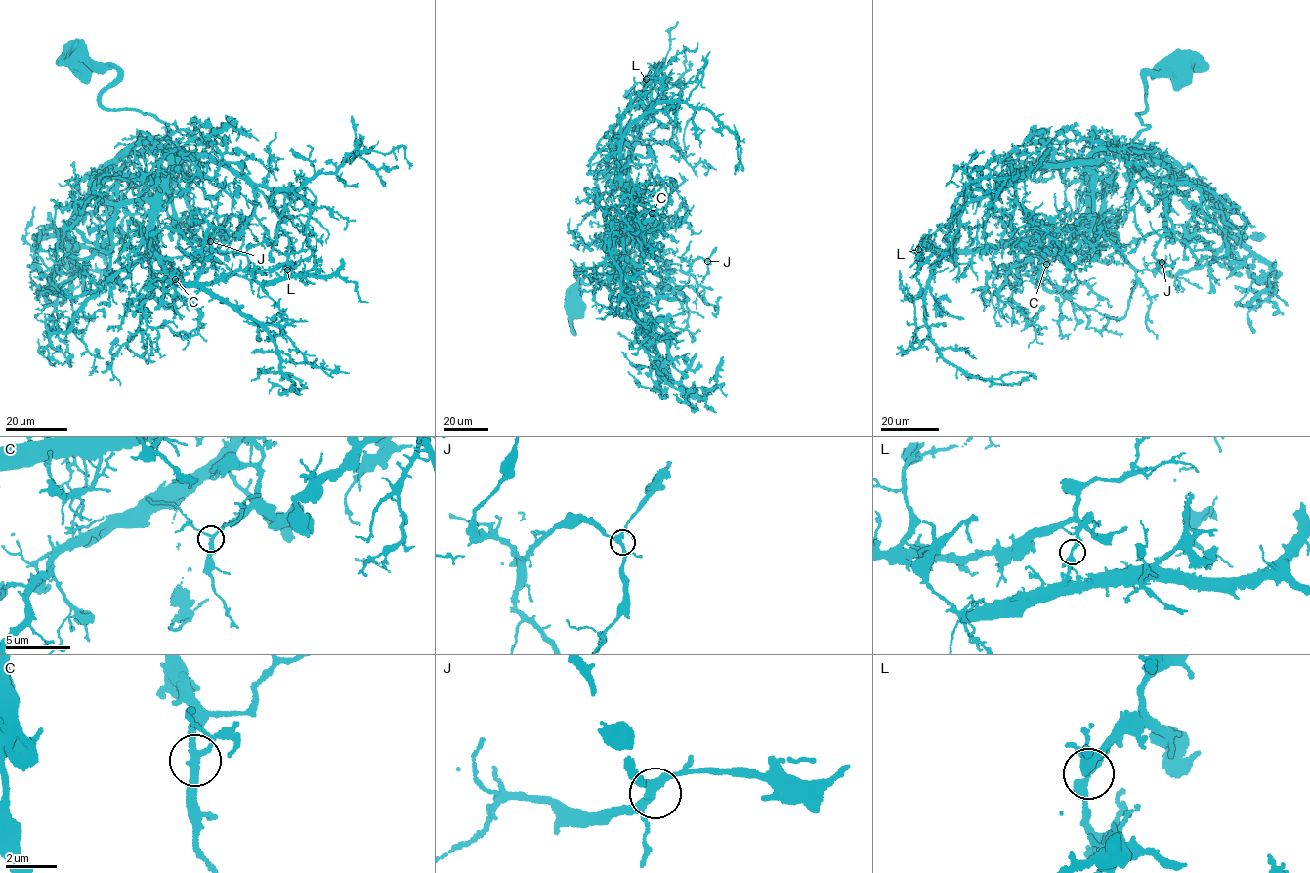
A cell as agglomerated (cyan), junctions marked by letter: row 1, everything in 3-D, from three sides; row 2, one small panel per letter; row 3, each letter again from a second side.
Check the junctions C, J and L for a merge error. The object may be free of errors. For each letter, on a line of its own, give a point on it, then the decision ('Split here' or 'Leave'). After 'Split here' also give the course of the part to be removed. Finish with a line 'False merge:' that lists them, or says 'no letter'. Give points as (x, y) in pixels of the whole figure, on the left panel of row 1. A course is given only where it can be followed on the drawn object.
C: Place: (175, 279). Leave
J: Place: (210, 241). Leave
L: Place: (287, 270). Split here. Course of the part to remove: (287, 270), (286, 278), (339, 276), (355, 284), (359, 299), (368, 302)
False merge: L

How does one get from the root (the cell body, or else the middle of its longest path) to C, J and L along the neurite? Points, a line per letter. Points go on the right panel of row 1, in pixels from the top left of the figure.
C: (1180, 64), (1146, 75), (1145, 110), (1137, 115), (1147, 128), (1096, 168), (1086, 216), (1056, 238), (1046, 264)
J: (1180, 64), (1146, 75), (1137, 115), (1148, 126), (1124, 156), (1164, 191), (1162, 262)
L: (1180, 64), (1146, 75), (1145, 110), (1137, 115), (1147, 128), (1096, 168), (1083, 218), (1025, 242), (919, 249)

